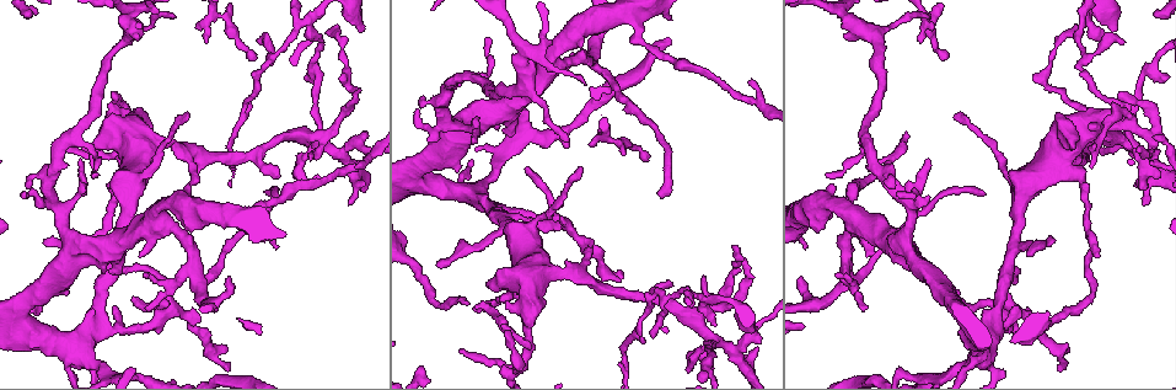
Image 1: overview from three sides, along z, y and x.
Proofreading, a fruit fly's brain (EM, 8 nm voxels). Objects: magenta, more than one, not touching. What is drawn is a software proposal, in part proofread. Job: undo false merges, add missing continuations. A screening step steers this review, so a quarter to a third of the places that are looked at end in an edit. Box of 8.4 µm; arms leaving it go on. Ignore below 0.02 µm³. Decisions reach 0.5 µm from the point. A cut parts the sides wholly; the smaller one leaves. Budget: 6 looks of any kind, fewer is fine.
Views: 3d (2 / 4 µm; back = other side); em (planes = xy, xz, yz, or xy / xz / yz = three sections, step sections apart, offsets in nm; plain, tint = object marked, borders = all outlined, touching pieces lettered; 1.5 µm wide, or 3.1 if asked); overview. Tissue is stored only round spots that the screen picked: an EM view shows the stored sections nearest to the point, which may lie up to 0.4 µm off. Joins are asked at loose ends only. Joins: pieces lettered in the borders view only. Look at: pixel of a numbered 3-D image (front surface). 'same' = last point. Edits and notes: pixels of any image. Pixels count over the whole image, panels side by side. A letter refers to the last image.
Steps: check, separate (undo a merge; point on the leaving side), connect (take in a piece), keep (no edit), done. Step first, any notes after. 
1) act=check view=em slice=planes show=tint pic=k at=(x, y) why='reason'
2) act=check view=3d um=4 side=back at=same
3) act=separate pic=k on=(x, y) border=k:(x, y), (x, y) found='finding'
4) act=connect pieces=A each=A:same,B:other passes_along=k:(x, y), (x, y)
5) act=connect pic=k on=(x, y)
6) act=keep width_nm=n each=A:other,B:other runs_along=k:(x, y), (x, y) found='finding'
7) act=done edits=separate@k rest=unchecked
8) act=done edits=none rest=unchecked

act=check view=3d um=4 pic=1 at=(913, 211) why='branch point'

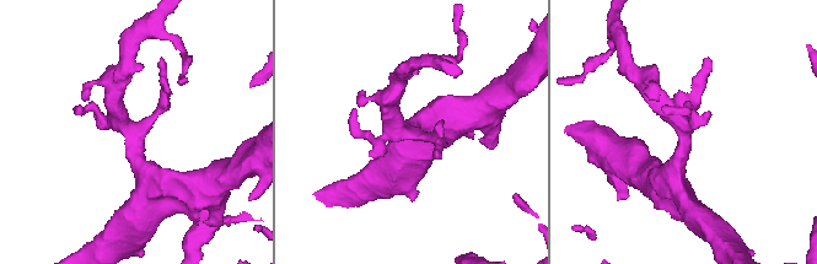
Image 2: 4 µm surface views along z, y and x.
act=check view=em slice=planes show=borders pic=2 at=(134, 135) why='now the EM'

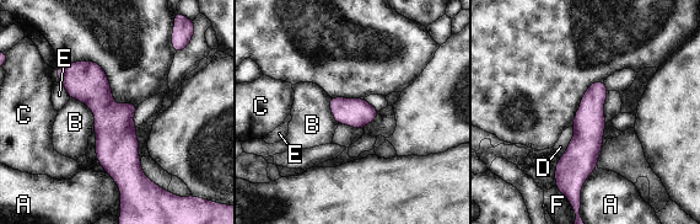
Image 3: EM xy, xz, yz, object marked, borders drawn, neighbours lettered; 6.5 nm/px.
act=keep each=A:other,B:other,C:other,D:other,E:other,F:other runs_along=3:(60, 69), (113, 121), (128, 185) found='one neuron here'

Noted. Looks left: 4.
act=check view=em slice=xy step=4 show=borders pic=1 at=(150, 306) why='an open end'

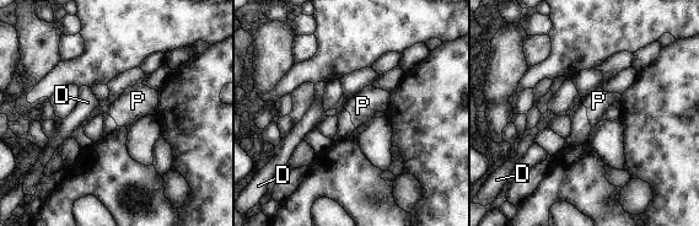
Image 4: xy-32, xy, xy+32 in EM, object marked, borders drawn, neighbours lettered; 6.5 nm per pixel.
act=check view=em slice=planes show=borders at=same why='another direction'

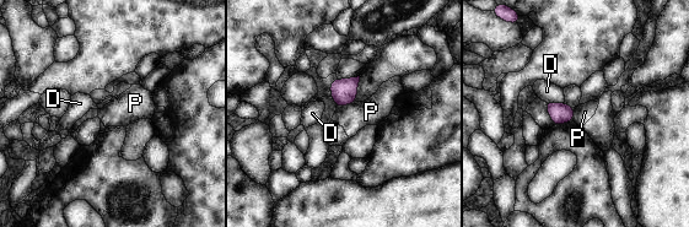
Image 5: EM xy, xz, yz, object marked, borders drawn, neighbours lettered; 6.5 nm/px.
act=keep longest_contact=P:130nm each=D:other,P:other border=5:(545, 101), (564, 103) found='no lettered piece goes on from it'

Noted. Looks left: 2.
act=done edits=none rest=unchecked

